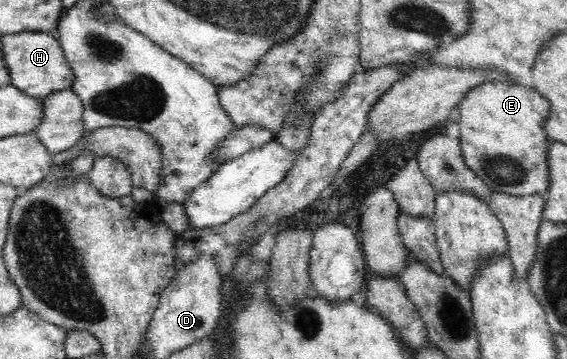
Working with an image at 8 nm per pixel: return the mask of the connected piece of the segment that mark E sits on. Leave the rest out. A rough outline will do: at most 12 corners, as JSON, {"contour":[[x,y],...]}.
{"contour":[[486,81],[457,106],[461,151],[492,190],[547,194],[549,102]]}

